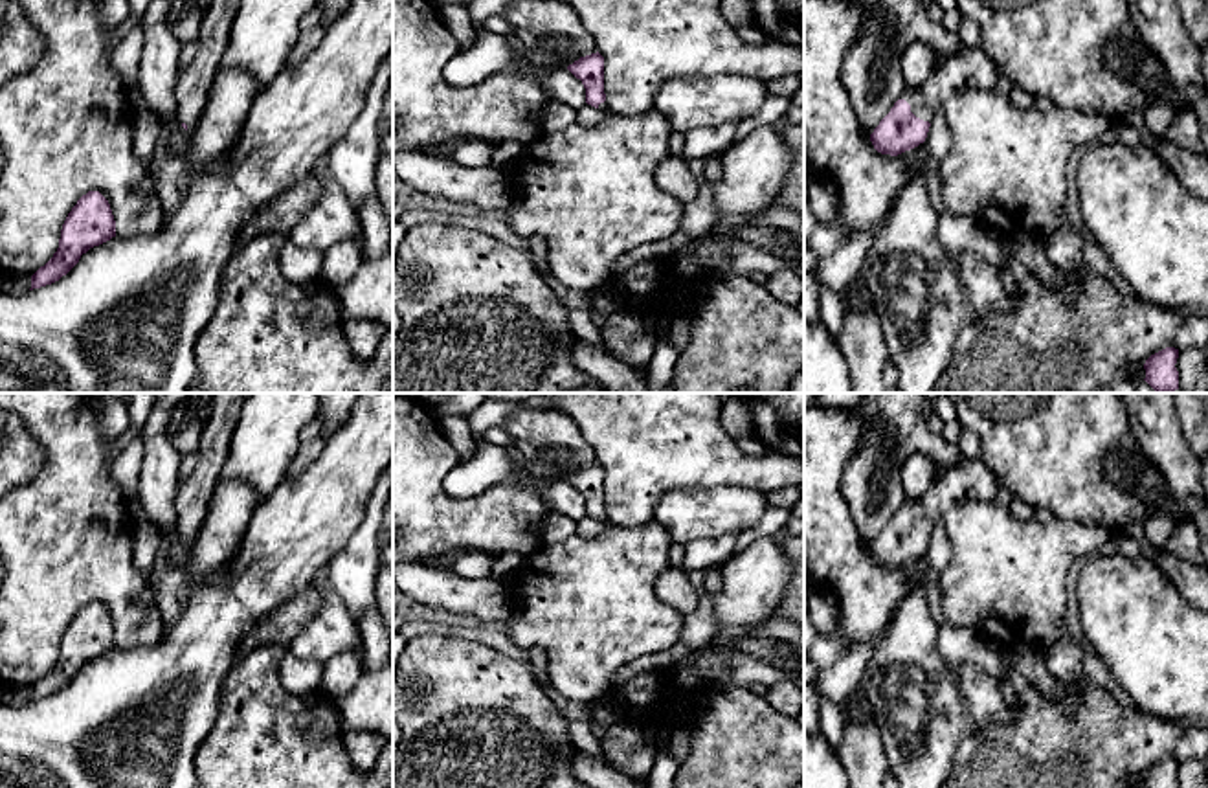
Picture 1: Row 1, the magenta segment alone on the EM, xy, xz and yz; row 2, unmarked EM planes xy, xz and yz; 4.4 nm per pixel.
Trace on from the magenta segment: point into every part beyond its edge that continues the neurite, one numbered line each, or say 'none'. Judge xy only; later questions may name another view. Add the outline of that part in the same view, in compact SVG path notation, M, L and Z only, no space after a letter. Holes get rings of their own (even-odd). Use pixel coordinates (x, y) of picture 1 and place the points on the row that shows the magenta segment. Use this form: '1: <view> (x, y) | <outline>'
1: xy (191, 90) | M209 0L198 26L198 48L191 64L180 73L174 86L180 121L193 130L204 112L206 99L224 51L240 0Z

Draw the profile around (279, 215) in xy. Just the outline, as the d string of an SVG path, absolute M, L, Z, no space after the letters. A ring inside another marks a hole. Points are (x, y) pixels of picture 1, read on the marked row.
M308 176L296 187L272 198L242 228L239 246L263 233L279 233L288 239L292 228L308 213L321 193L321 182L316 176Z

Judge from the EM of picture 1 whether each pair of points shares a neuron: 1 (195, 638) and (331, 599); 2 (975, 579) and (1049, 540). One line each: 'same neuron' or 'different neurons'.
1: different neurons
2: same neuron

